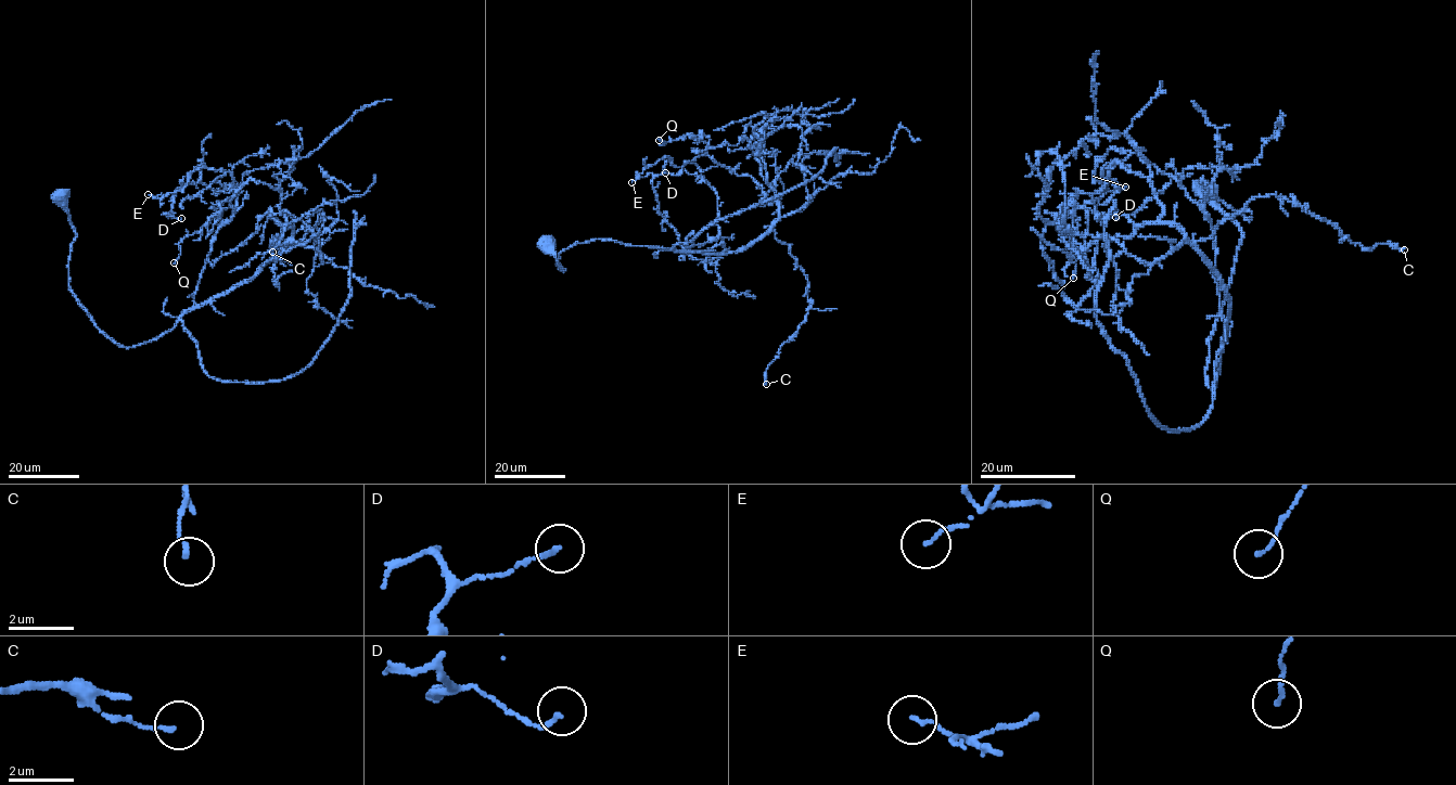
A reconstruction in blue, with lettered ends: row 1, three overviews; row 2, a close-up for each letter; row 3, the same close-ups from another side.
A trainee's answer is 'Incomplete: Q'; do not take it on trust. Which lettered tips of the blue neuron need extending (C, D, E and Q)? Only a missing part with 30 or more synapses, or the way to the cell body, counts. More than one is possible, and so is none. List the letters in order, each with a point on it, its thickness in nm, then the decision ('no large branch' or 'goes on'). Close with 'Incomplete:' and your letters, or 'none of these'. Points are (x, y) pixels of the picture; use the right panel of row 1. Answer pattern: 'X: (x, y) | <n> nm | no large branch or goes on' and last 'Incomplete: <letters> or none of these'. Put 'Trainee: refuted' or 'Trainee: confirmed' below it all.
C: (1404, 249) | 130 nm | no large branch
D: (1115, 217) | 160 nm | no large branch
E: (1125, 187) | 100 nm | no large branch
Q: (1073, 278) | 100 nm | no large branch
Incomplete: none of these
Trainee: refuted

